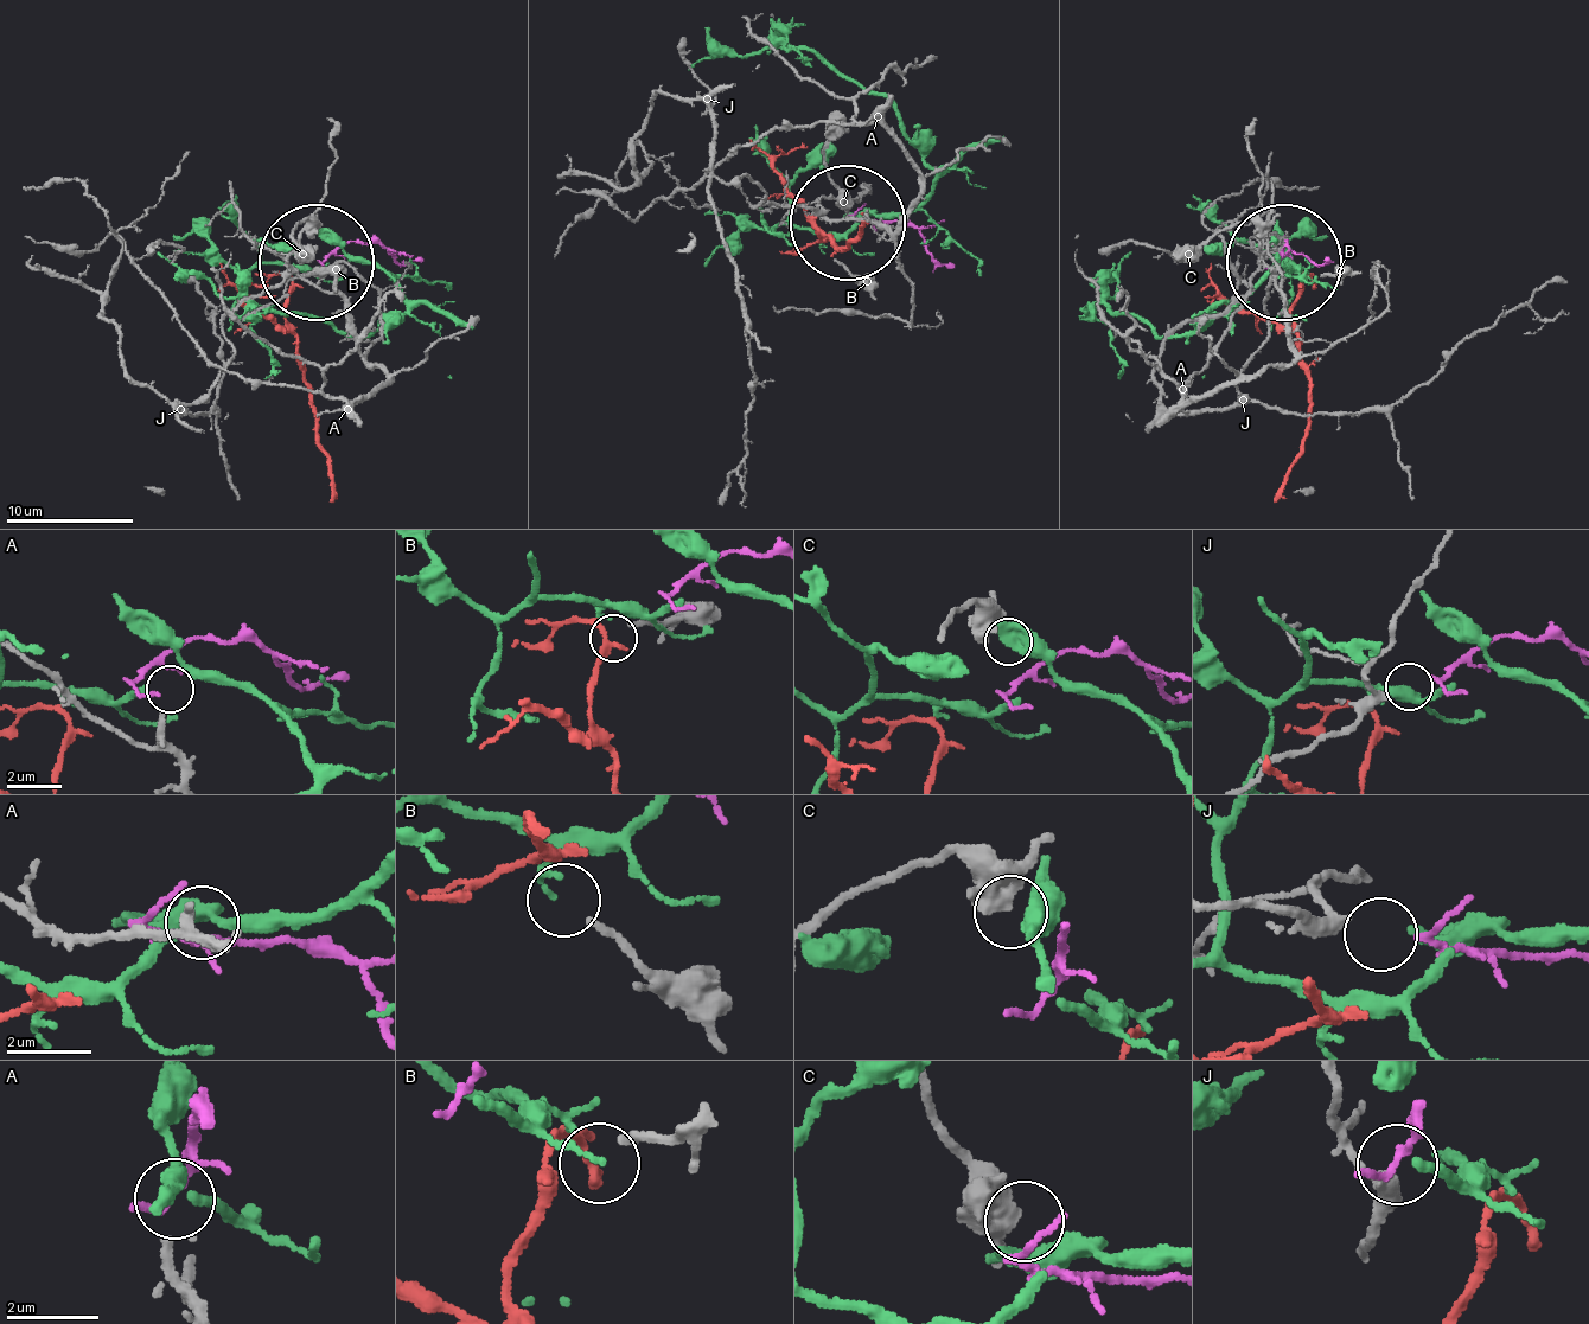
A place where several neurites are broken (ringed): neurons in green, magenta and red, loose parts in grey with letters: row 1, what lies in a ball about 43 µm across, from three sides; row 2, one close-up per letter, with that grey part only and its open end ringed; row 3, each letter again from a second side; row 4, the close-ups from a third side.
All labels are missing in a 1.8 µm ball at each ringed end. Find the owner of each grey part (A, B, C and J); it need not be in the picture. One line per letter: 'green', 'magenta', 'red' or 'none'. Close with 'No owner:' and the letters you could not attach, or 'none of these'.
A: none
B: none
C: none
J: magenta
No owner: A, B, C

